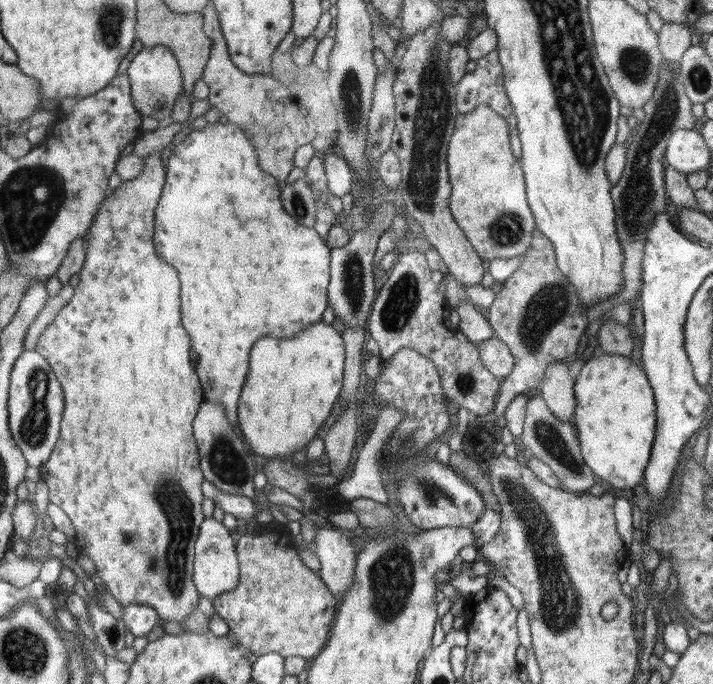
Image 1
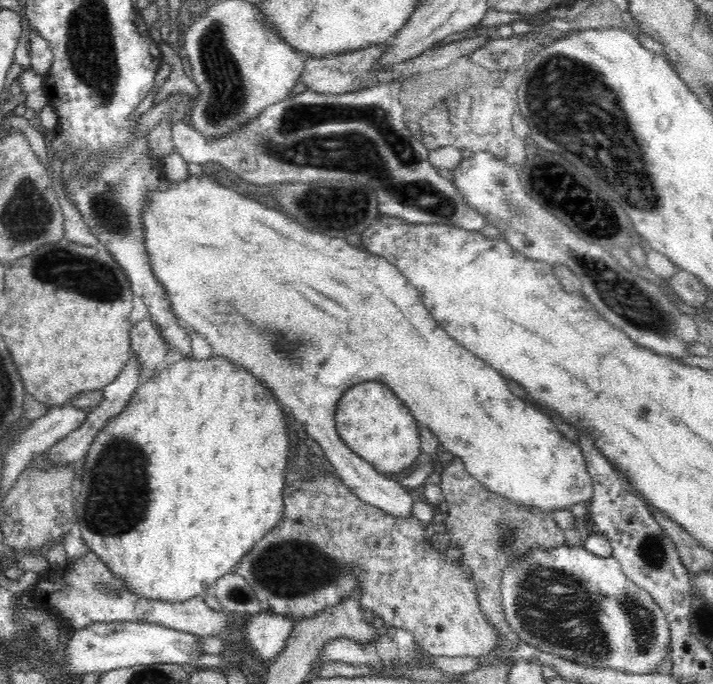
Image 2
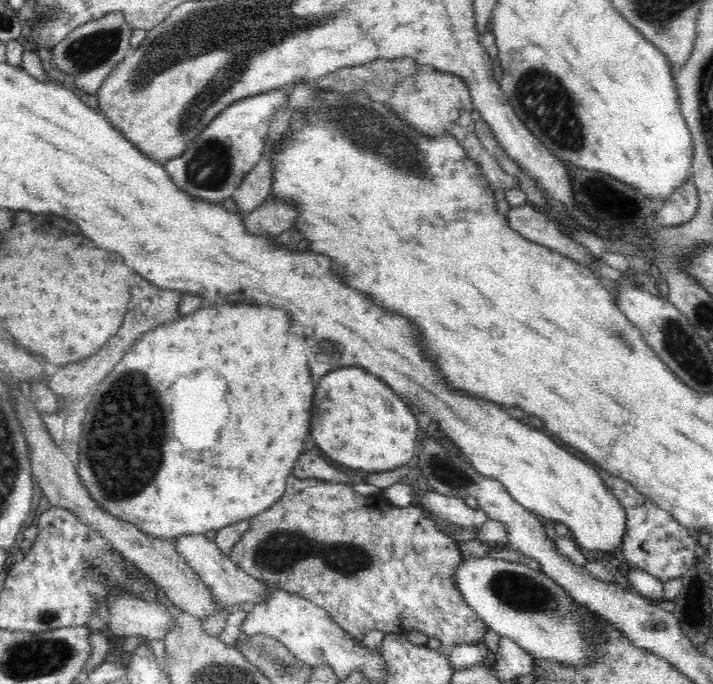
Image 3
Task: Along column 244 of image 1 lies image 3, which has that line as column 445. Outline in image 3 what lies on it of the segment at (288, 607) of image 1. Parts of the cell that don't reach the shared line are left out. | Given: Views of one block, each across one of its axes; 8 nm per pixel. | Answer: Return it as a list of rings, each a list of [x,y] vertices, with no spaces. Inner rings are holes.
[[[293,474],[286,482],[286,490],[278,502],[274,502],[268,510],[254,516],[250,521],[248,530],[242,538],[234,544],[230,557],[231,560],[246,574],[265,582],[271,588],[281,588],[286,592],[303,596],[312,604],[323,608],[344,631],[350,633],[354,639],[362,640],[371,630],[381,630],[385,635],[405,634],[410,630],[422,632],[430,639],[438,638],[445,651],[451,651],[456,644],[482,643],[488,626],[474,609],[466,603],[458,587],[456,587],[456,571],[463,564],[462,553],[458,549],[457,541],[446,535],[434,522],[434,517],[424,511],[420,505],[411,504],[407,507],[396,507],[388,499],[382,499],[379,495],[369,497],[360,495],[350,485],[340,482],[325,481],[317,478],[301,479]]]

